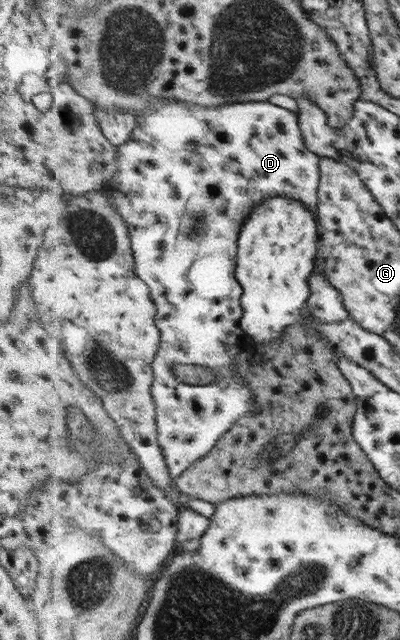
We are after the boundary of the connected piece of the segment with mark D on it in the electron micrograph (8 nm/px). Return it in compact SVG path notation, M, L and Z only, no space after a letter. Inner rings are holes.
M167 98L155 99L136 120L139 124L131 139L118 147L118 172L105 185L109 187L112 203L117 205L131 227L137 273L151 285L151 297L157 295L156 319L163 338L159 353L151 363L155 375L151 395L157 413L158 440L166 455L172 481L177 481L195 461L206 457L237 419L245 413L250 415L259 411L245 377L236 377L233 371L233 359L239 355L248 336L246 330L241 329L244 289L236 273L238 241L253 208L269 198L298 199L318 219L322 158L305 145L298 112L270 102L201 107L191 103L185 105L183 101L173 103ZM175 363L211 367L221 379L211 385L183 383L173 371Z

